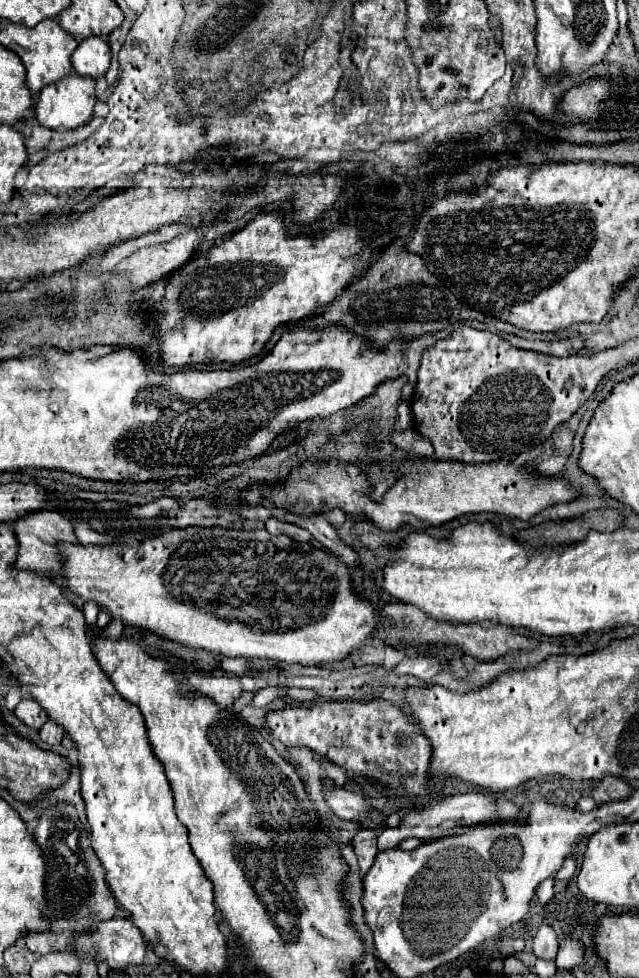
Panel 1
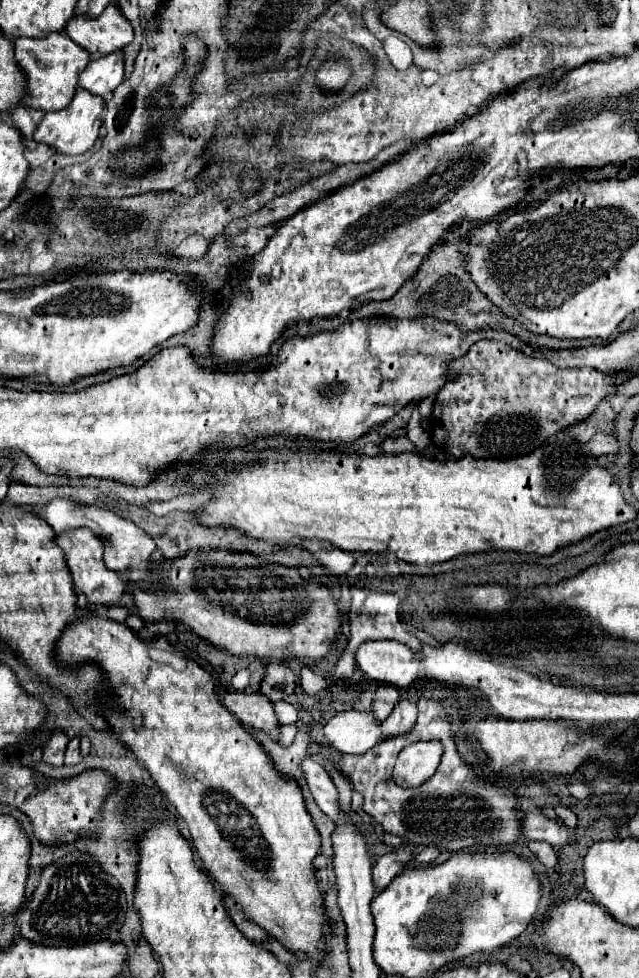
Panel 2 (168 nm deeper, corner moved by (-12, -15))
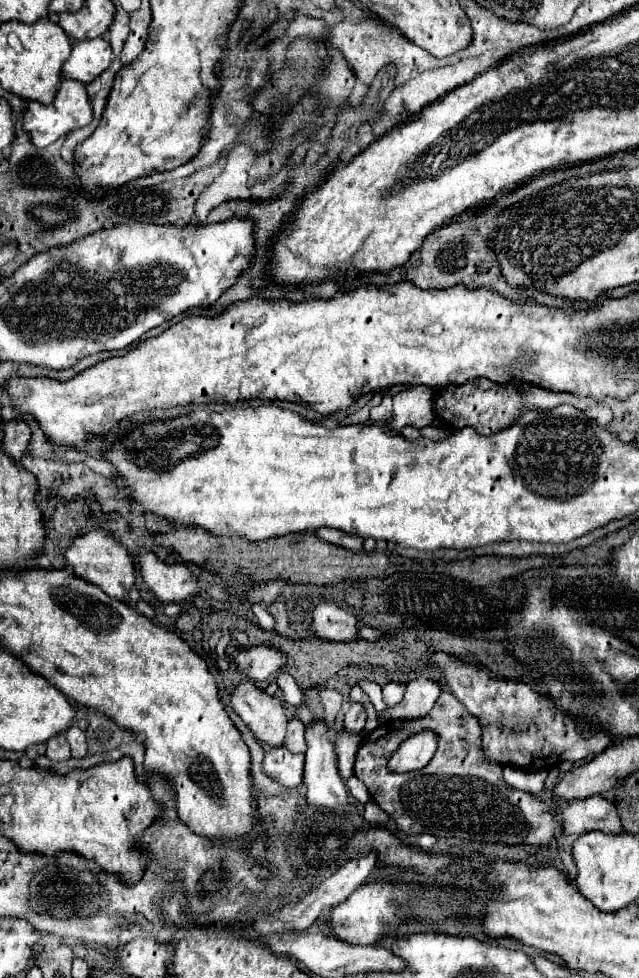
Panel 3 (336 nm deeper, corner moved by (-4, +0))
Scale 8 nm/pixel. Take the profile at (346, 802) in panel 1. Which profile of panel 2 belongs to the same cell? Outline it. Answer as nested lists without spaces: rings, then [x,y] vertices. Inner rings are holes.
[[[306,759],[302,763],[302,771],[306,775],[306,781],[310,785],[310,791],[314,795],[314,801],[318,803],[318,807],[330,817],[330,819],[338,819],[342,815],[342,809],[338,805],[338,789],[330,777],[330,773],[316,763],[314,759]]]

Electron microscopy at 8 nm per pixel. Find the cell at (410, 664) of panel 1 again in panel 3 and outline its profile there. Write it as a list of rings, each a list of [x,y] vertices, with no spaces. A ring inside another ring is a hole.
[[[352,702],[348,712],[346,712],[346,718],[344,718],[344,730],[350,734],[358,734],[358,732],[362,732],[364,722],[366,722],[364,706],[358,702]]]

